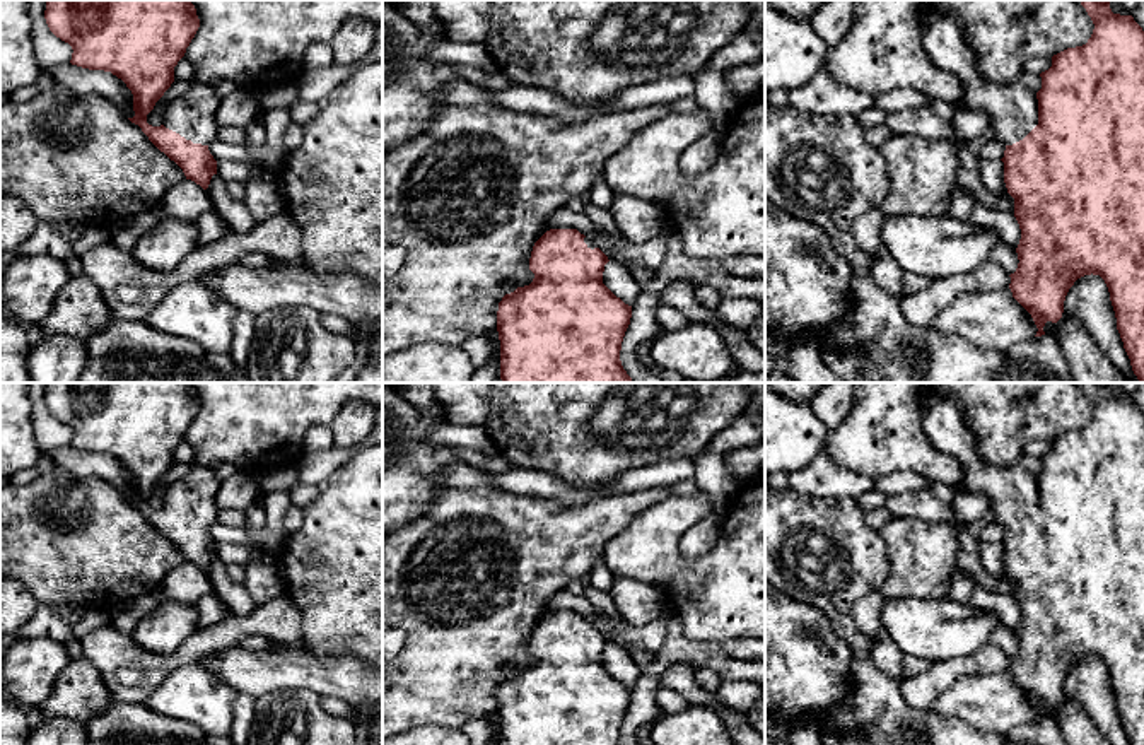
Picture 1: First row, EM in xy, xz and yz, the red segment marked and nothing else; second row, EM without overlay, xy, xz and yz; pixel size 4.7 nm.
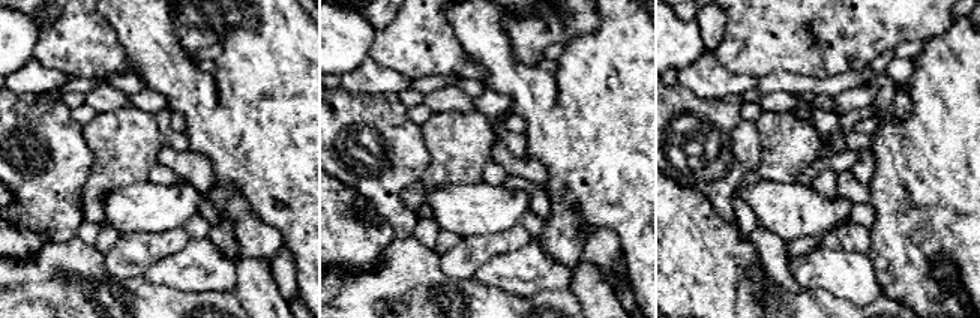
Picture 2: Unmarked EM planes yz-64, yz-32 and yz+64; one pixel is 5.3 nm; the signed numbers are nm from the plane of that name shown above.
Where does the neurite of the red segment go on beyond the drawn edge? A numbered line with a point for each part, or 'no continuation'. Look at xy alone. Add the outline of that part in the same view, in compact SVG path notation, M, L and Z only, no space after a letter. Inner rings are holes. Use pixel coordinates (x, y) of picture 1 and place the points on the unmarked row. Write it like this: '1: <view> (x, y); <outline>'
1: xy (193, 498); M193 463L183 478L166 489L162 507L193 526L210 528L220 511L220 484L217 470Z

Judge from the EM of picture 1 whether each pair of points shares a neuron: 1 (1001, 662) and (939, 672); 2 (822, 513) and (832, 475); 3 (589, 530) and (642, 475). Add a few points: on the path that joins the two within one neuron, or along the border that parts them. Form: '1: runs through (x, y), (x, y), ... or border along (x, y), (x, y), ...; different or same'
1: runs through (986, 662), (955, 668); same
2: border along (789, 486), (810, 496), (856, 499); different
3: border along (666, 484), (607, 494), (588, 503); different

